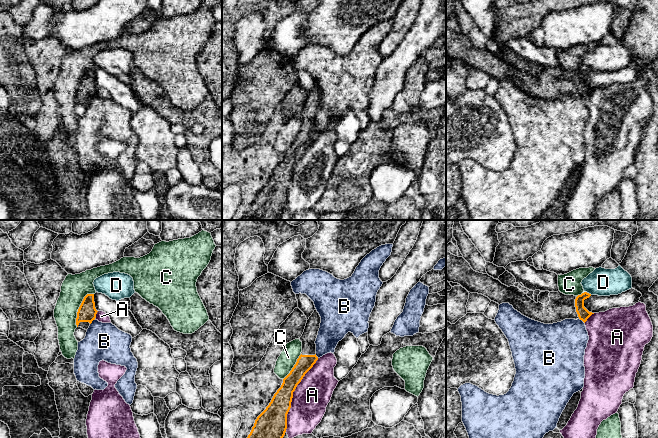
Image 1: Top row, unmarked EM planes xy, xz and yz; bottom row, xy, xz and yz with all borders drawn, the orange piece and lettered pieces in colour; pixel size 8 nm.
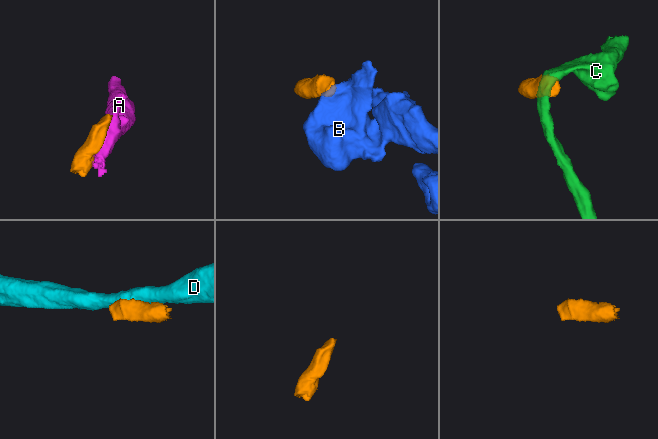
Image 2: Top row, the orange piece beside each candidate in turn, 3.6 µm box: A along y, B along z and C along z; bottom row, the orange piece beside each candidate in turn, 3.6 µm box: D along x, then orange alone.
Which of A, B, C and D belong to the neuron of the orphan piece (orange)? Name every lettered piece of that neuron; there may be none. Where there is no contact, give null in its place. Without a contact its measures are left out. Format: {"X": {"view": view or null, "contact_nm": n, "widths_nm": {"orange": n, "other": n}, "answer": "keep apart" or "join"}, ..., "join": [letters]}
{"A": {"view": "xz", "contact_nm": 650, "widths_nm": {"orange": 220, "other": 280}, "answer": "keep apart"}, "B": {"view": "xy", "contact_nm": 60, "widths_nm": {"orange": 150, "other": 300}, "answer": "keep apart"}, "C": {"view": "xy", "contact_nm": 300, "widths_nm": {"orange": 150, "other": 220}, "answer": "keep apart"}, "D": {"view": "yz", "contact_nm": 70, "widths_nm": {"orange": 90, "other": 220}, "answer": "keep apart"}, "join": []}

